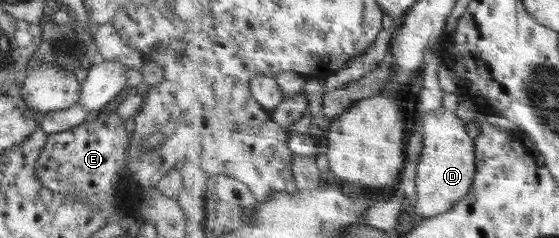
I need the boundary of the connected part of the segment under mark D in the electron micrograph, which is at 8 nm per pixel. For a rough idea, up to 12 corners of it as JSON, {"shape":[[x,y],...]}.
{"shape":[[424,114],[415,215],[443,216],[478,173],[468,122]]}

